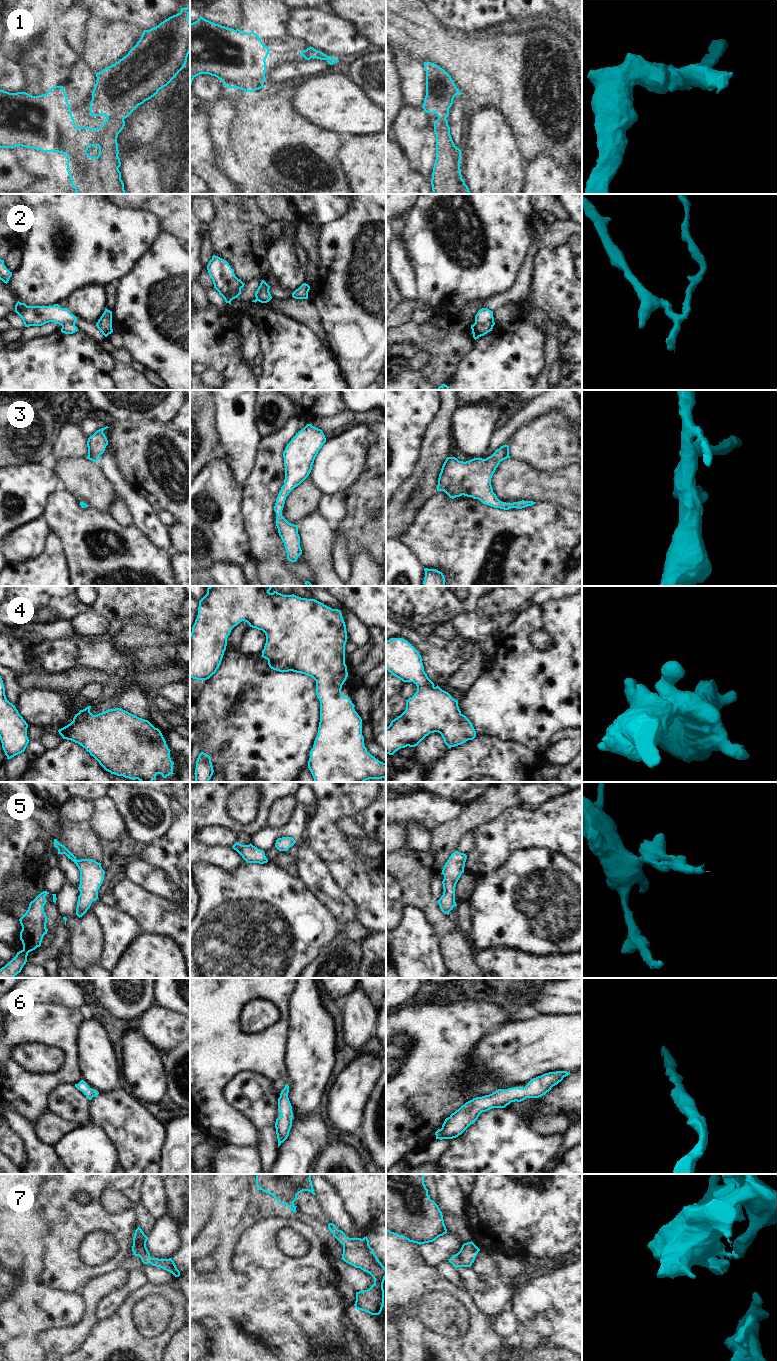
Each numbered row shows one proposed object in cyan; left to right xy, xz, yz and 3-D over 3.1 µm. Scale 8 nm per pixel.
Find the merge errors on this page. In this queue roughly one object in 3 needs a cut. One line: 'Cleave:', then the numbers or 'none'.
Cleave: 2

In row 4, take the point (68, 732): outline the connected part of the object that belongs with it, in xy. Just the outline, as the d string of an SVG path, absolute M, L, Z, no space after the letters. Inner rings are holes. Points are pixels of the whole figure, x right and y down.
M91 706L80 710L67 726L58 730L63 739L78 743L111 774L140 782L152 782L157 774L166 778L173 773L170 749L158 728L121 708L93 715Z

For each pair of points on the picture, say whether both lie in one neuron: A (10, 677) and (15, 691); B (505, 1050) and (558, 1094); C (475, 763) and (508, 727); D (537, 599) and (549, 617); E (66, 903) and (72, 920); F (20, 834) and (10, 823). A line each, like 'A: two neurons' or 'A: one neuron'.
A: one neuron
B: two neurons
C: two neurons
D: two neurons
E: one neuron
F: two neurons

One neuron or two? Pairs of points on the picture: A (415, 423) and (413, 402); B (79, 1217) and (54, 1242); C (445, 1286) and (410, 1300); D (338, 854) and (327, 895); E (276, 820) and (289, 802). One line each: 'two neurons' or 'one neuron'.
A: one neuron
B: one neuron
C: one neuron
D: two neurons
E: one neuron

